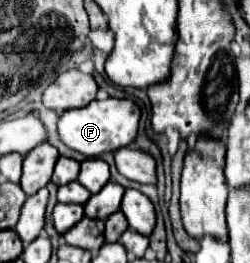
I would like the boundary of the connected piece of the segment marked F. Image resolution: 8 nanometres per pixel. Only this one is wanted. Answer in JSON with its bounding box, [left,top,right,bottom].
[58,98,140,158]

